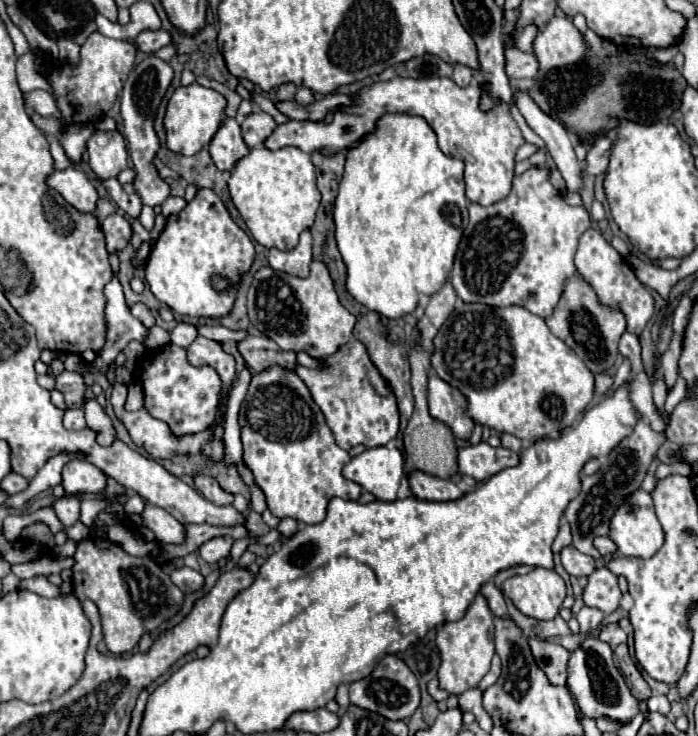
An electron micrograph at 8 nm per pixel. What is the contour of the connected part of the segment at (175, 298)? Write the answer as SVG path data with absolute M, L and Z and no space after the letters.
M201 188L181 212L167 218L167 226L145 266L145 280L155 298L173 312L221 318L231 312L241 276L249 270L253 258L251 238L233 222L221 198L213 190Z

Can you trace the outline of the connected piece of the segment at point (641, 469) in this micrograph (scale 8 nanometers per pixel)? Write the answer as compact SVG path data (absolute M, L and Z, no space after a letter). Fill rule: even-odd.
M639 420L639 424L635 426L633 434L627 436L625 440L621 440L611 454L607 456L607 460L603 460L601 466L601 474L593 474L593 476L583 476L581 478L581 492L575 500L569 502L567 510L565 510L565 518L571 526L571 536L573 536L573 546L583 552L583 554L591 554L597 558L597 550L593 548L593 540L597 536L607 536L609 534L609 520L613 518L617 506L621 506L625 502L625 498L629 498L635 490L641 488L641 482L647 474L647 468L655 456L655 452L659 450L659 446L663 444L663 434L657 434L651 430L651 426L645 420Z

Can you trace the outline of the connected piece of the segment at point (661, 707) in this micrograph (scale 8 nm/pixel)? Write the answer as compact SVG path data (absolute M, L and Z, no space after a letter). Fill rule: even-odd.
M657 694L651 696L651 698L647 700L647 706L649 706L651 712L661 712L661 714L667 714L669 708L671 708L667 696L661 696L661 694L659 694L659 696L657 696Z

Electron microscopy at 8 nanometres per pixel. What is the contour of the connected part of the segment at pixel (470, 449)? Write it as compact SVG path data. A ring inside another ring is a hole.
M487 442L465 446L465 448L459 448L457 452L459 474L467 474L477 482L481 482L493 476L493 472L501 472L505 468L517 466L517 456L519 454L513 450L507 450L503 446L493 448Z

